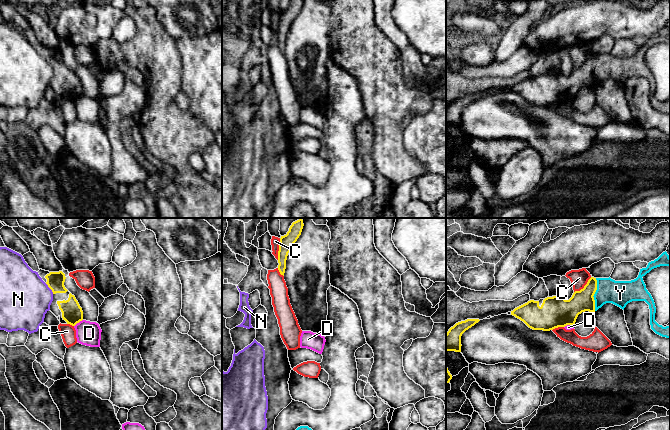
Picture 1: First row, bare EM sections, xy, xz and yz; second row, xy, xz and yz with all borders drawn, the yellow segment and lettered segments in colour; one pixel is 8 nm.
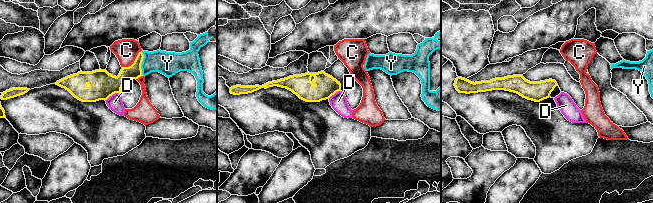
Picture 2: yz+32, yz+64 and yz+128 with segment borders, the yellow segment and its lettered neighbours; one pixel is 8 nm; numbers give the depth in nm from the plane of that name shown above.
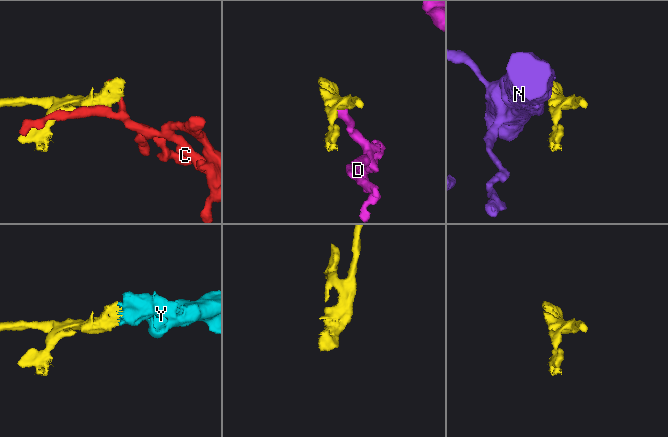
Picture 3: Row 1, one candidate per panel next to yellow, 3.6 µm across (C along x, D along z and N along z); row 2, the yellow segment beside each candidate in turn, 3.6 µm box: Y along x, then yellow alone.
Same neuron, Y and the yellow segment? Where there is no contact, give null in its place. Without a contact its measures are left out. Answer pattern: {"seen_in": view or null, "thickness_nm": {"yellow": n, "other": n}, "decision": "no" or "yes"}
{"seen_in": "yz", "thickness_nm": {"yellow": 180, "other": 200}, "decision": "yes"}

